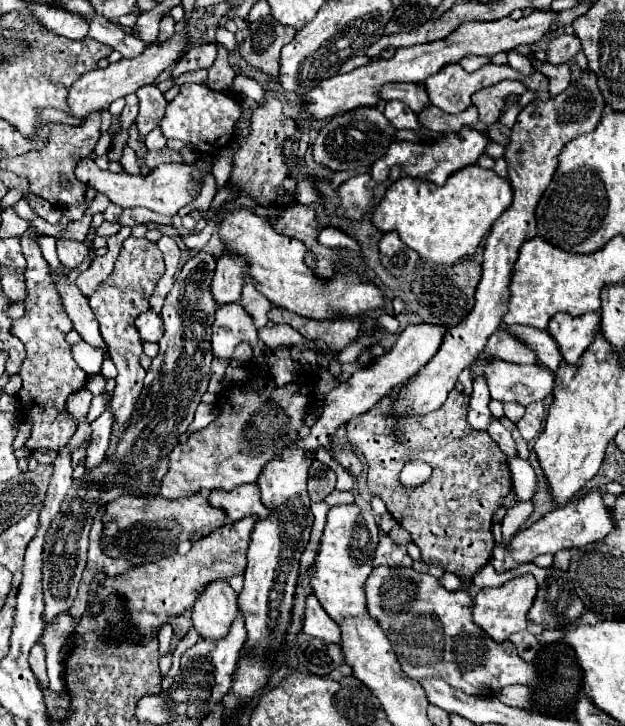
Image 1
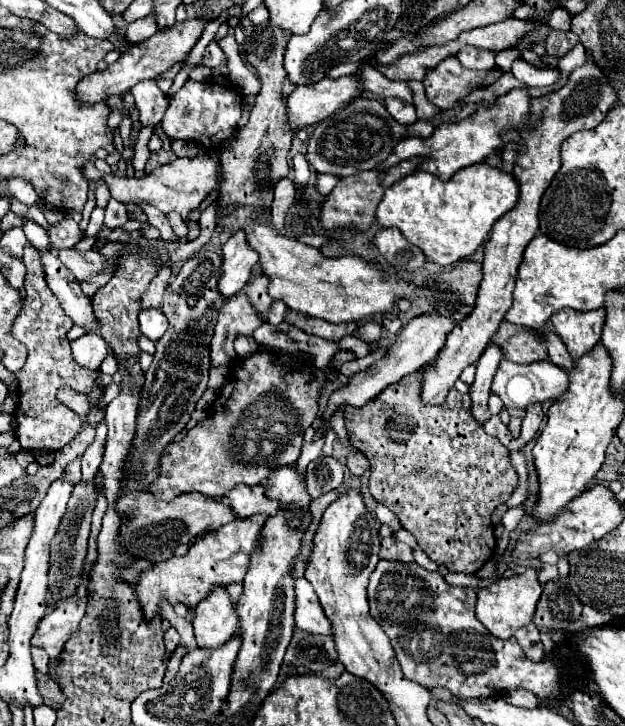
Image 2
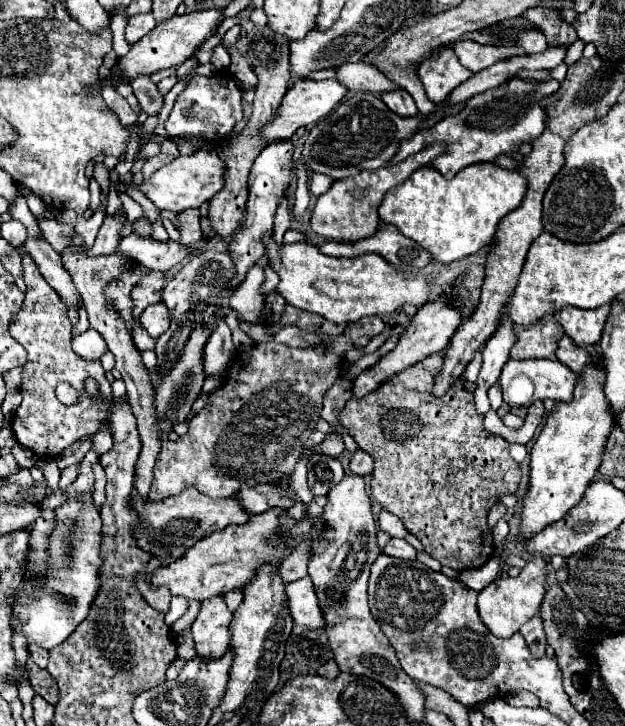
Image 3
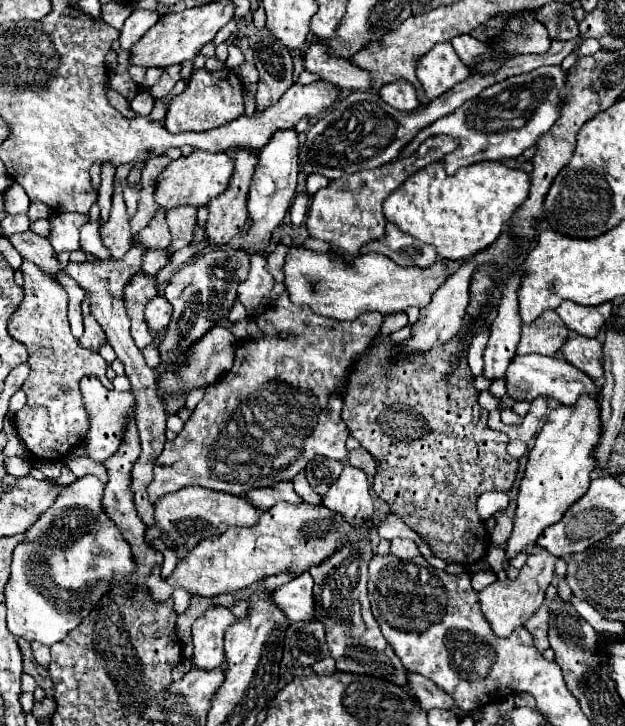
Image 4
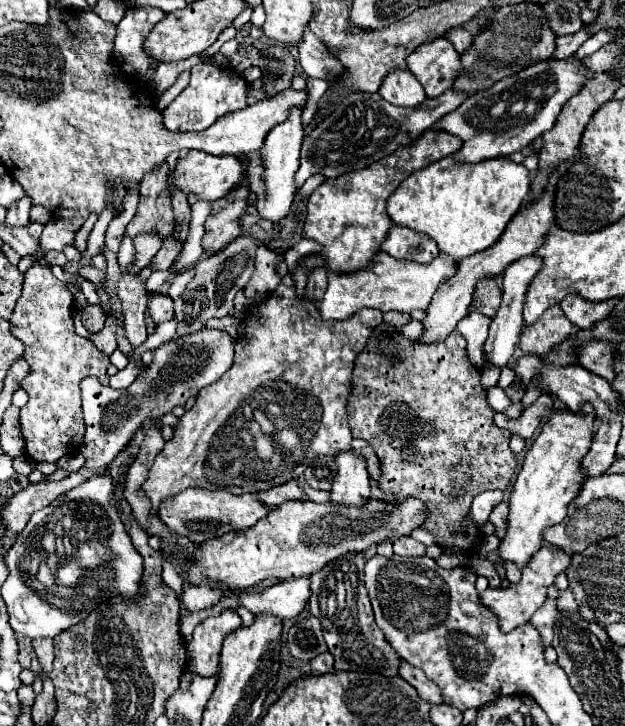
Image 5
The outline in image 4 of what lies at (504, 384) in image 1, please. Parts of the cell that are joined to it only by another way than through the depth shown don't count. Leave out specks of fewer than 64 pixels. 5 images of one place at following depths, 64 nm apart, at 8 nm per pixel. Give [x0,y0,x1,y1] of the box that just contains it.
[506,354,602,406]

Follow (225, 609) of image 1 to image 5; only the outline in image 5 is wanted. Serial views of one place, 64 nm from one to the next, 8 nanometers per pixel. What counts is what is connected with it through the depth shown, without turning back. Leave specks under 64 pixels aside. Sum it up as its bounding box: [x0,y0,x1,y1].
[188,608,242,678]

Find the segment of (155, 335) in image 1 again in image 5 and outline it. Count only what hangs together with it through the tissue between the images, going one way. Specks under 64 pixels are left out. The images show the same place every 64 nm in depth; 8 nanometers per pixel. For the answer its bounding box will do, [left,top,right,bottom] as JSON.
[148,294,174,324]

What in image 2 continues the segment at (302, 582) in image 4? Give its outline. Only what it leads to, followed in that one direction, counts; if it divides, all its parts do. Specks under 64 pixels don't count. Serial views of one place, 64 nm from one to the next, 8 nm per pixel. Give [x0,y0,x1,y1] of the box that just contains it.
[294,578,332,634]

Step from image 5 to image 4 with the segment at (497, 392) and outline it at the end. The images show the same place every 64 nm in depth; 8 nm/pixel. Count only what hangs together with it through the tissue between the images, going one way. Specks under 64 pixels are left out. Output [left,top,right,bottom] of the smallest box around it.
[480,390,500,410]

